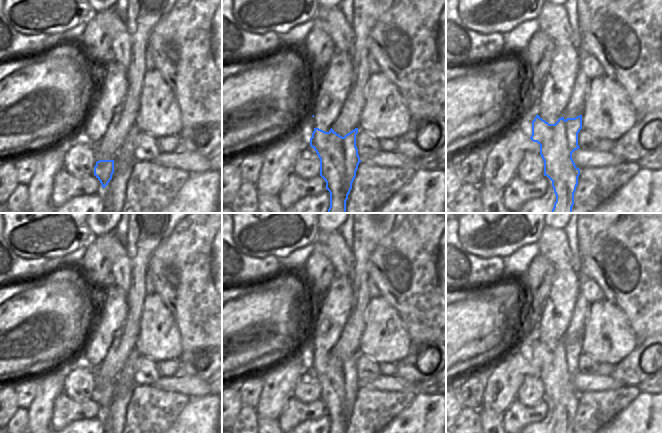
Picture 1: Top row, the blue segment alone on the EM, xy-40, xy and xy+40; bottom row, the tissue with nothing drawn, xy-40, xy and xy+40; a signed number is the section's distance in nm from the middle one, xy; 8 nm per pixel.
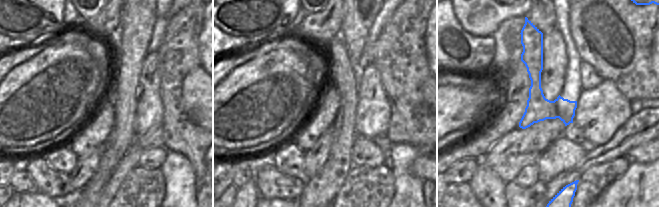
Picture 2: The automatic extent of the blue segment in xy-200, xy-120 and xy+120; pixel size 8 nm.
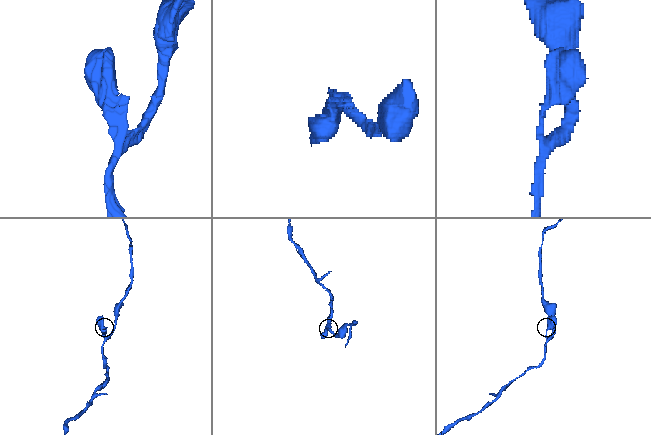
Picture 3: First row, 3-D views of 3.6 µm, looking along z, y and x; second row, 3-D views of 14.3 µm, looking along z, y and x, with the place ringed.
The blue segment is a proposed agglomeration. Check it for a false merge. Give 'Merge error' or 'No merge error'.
No merge error.

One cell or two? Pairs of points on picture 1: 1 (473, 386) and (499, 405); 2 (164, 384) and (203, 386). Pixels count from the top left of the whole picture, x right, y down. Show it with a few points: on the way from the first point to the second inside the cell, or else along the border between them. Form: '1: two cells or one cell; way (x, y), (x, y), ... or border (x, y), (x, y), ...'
1: two cells; border (486, 376), (486, 388), (481, 405)
2: one cell; way (174, 384), (193, 386)

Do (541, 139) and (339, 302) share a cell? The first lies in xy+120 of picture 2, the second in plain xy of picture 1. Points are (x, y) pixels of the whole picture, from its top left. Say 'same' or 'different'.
different

